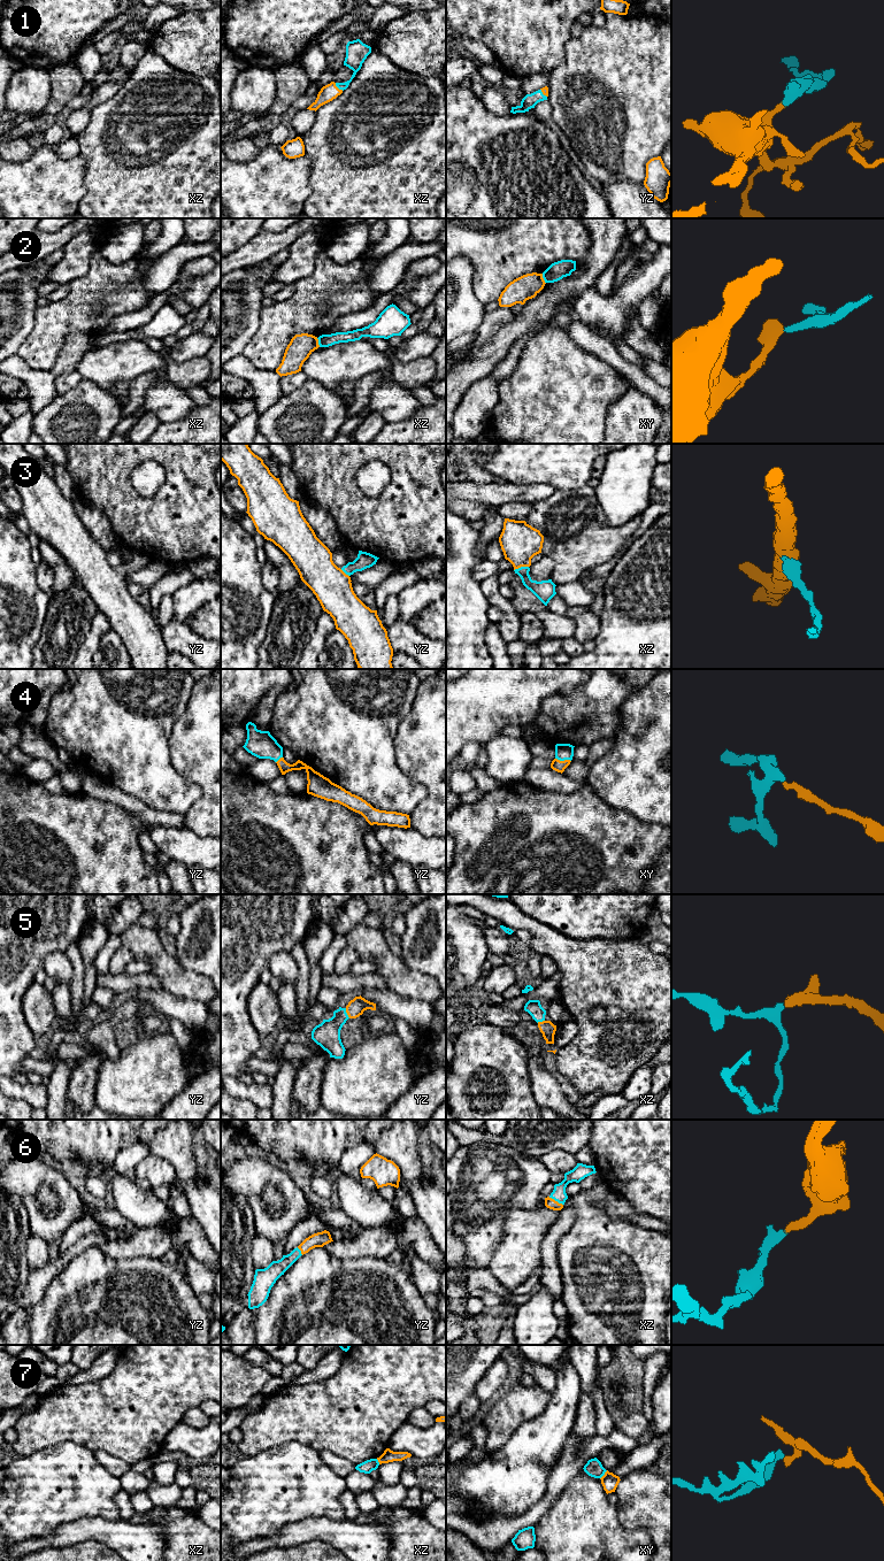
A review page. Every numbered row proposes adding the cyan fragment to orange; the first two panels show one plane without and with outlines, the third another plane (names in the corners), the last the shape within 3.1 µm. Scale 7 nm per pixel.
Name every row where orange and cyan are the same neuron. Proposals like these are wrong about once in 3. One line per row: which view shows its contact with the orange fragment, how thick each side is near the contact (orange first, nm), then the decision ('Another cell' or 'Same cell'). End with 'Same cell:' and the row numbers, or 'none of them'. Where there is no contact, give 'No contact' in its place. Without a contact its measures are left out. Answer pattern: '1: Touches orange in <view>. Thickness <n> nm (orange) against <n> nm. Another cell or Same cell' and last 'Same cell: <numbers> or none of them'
1: Touches orange in xz. Thickness 120 nm (orange) against 130 nm. Same cell
2: Touches orange in xy. Thickness 170 nm (orange) against 120 nm. Another cell
3: Touches orange in xz. Thickness 280 nm (orange) against 140 nm. Same cell
4: Touches orange in xy. Thickness 80 nm (orange) against 110 nm. Same cell
5: Touches orange in yz. Thickness 120 nm (orange) against 180 nm. Same cell
6: Touches orange in xz. Thickness 70 nm (orange) against 100 nm. Same cell
7: Touches orange in xy. Thickness 120 nm (orange) against 120 nm. Another cell
Same cell: 1, 3, 4, 5, 6

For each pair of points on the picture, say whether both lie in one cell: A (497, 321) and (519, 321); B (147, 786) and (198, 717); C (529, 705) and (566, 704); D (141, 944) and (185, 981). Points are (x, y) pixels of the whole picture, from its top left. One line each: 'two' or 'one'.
A: two
B: two
C: two
D: one

